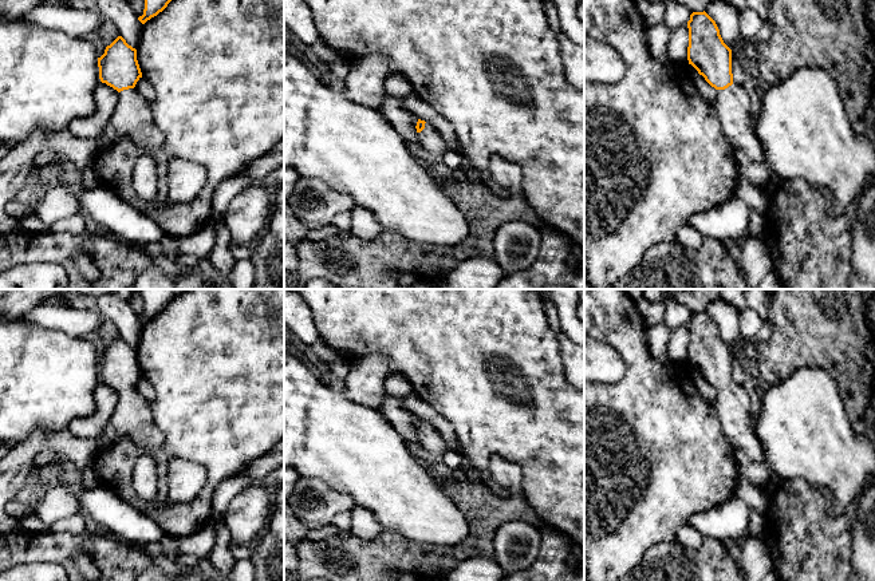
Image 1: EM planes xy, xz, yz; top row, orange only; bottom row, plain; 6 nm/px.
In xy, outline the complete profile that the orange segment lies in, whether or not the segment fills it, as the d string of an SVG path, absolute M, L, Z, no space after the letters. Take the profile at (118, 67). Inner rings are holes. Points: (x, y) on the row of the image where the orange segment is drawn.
M118 36L98 58L99 79L118 91L118 103L99 142L129 138L145 149L166 143L165 135L153 123L150 104L134 88L142 78L137 50Z

